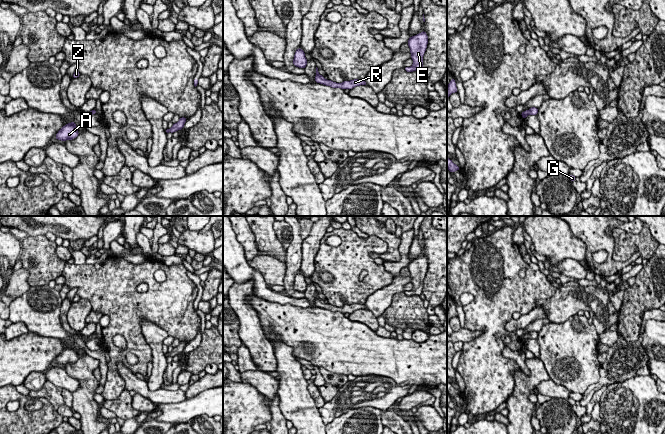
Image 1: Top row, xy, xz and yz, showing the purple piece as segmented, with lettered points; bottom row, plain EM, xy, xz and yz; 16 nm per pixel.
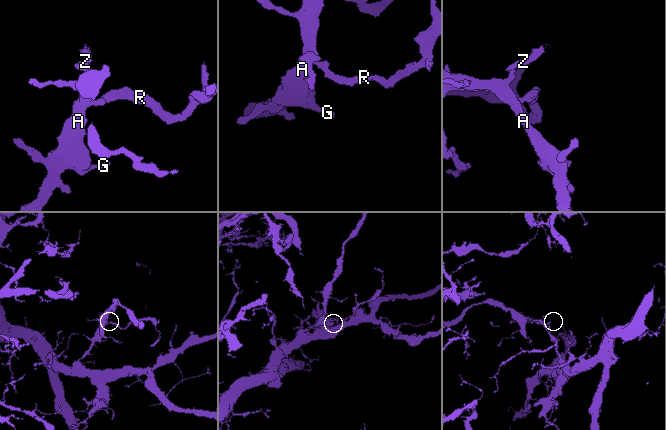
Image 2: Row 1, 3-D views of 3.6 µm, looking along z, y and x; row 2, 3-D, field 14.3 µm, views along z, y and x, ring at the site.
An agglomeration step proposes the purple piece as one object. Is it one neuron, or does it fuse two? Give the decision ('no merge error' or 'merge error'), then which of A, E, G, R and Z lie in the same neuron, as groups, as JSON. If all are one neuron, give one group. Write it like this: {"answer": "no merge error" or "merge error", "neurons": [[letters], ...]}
{"answer": "no merge error", "neurons": [["A", "E", "G", "R", "Z"]]}

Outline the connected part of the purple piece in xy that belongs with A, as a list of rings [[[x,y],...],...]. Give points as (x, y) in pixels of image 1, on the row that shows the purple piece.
[[[75,122],[67,123],[63,126],[58,133],[56,134],[55,138],[57,140],[66,141],[75,139],[79,135],[79,132],[76,127]]]

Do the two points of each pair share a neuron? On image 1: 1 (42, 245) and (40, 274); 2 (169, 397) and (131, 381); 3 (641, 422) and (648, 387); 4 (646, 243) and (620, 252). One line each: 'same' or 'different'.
1: same
2: same
3: same
4: same

